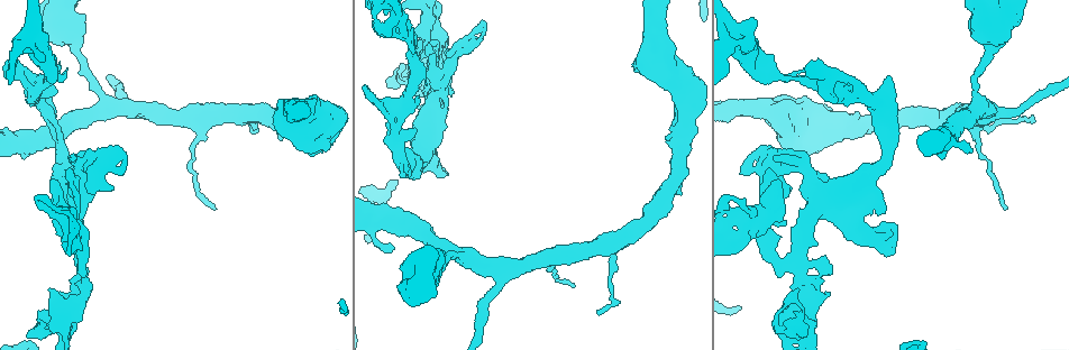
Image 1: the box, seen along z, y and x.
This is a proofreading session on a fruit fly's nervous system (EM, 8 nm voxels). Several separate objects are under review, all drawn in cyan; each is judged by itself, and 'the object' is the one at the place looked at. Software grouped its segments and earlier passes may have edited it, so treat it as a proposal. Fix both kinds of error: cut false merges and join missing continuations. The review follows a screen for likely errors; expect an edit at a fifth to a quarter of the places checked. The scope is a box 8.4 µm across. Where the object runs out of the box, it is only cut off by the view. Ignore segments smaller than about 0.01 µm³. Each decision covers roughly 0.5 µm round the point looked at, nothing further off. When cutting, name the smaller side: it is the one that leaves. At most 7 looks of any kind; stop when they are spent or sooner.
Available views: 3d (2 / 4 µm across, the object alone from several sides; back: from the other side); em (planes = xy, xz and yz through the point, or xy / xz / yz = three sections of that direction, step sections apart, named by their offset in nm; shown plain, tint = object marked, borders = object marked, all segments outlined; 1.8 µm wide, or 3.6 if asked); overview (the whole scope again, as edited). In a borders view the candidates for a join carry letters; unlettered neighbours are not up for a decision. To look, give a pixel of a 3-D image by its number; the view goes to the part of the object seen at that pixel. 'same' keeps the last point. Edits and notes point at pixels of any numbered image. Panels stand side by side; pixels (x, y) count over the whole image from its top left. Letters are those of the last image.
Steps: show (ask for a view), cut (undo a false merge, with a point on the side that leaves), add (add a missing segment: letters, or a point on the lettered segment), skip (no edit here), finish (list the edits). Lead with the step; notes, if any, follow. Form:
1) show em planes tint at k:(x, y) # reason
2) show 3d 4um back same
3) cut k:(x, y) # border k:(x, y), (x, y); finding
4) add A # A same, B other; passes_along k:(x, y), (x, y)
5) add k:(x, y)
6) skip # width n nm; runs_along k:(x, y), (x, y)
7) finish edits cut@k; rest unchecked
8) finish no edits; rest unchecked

show em planes borders at 1:(854, 94) # three arms meet

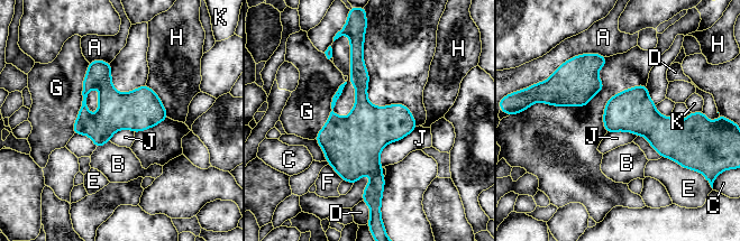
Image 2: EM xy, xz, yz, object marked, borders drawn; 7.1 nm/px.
skip # width 280 nm; A other, B other, C other, D other, E other, F other, G other, H other, J other, K other; border 2:(417, 127), (382, 149), (382, 166); all the same neuron

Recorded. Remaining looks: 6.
show em xz step 4 borders at 1:(81, 229) # looks like a crossing

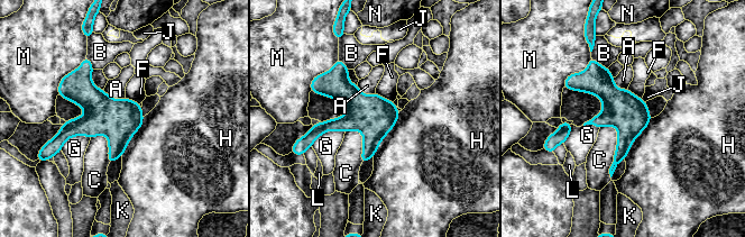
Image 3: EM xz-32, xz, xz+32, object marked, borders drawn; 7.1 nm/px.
show em planes borders same

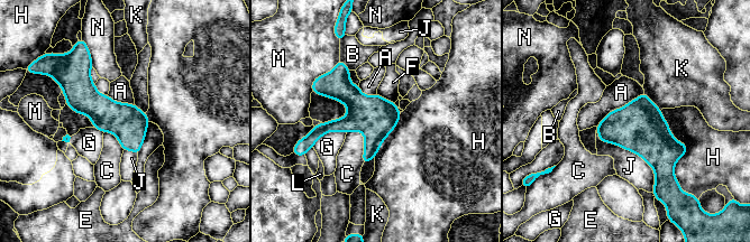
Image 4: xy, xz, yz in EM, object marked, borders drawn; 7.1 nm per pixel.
skip # A other, B other, C other, E other, F other, G other, H other, J other, K other, L other, M other, N other; continuous, no second neuron

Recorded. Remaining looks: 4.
show em 3.6um planes borders at 1:(434, 107) # two arms at a narrow angle

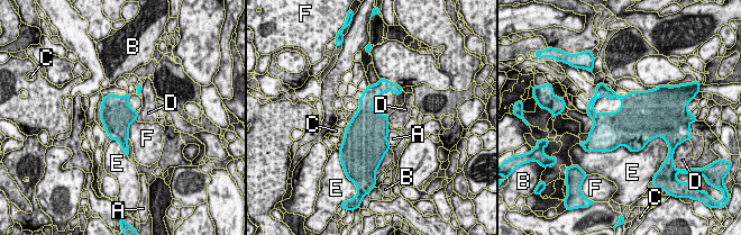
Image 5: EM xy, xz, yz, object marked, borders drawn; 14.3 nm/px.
skip # A other, B other, C other, D other, E other, F other; all the same neuron

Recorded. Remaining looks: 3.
finish no edits; rest unchecked

